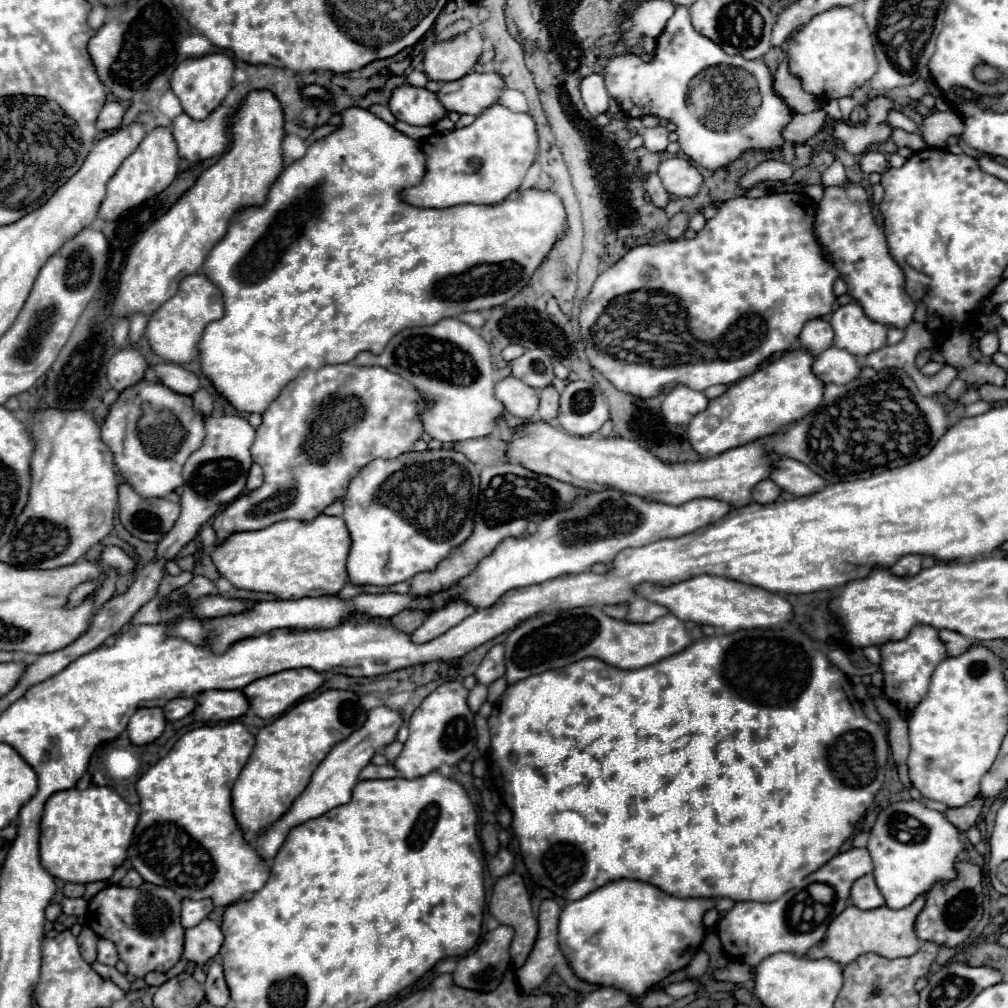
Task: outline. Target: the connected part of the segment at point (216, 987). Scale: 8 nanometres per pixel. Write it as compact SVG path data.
M213 962L213 964L209 966L207 980L205 980L205 998L207 998L213 1006L227 1006L229 1000L231 1000L229 986L227 986L225 976L223 976L223 968L221 968L221 964L217 964L217 962Z

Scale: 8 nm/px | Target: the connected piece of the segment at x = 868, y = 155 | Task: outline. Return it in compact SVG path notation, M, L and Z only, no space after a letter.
M871 150L871 152L865 152L863 154L863 160L861 160L861 170L871 174L871 172L885 172L885 168L889 168L889 162L887 162L887 156L883 152L877 152L877 150Z

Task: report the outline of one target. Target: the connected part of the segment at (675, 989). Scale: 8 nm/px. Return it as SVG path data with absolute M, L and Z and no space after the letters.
M685 980L685 982L679 982L679 984L669 984L665 988L665 992L671 994L673 998L683 998L683 996L687 996L691 992L697 992L697 990L701 990L701 986L695 984L695 982L691 982L691 980Z

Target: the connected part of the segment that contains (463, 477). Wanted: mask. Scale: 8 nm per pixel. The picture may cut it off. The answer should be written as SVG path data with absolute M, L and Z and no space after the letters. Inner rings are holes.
M425 450L425 452L407 452L401 454L393 460L373 460L369 462L349 484L349 490L343 498L345 504L345 512L343 512L343 520L347 524L349 536L351 536L351 550L347 556L347 576L349 576L349 584L355 586L363 586L363 584L371 584L371 586L379 586L379 588L389 588L393 584L411 580L415 574L421 572L433 572L433 568L437 568L437 564L441 564L441 560L445 560L455 548L459 548L461 544L465 544L465 540L469 540L469 536L473 534L473 516L471 516L471 508L473 508L473 498L477 498L479 494L479 470L475 468L475 464L471 460L467 460L465 454L457 452L457 450Z

